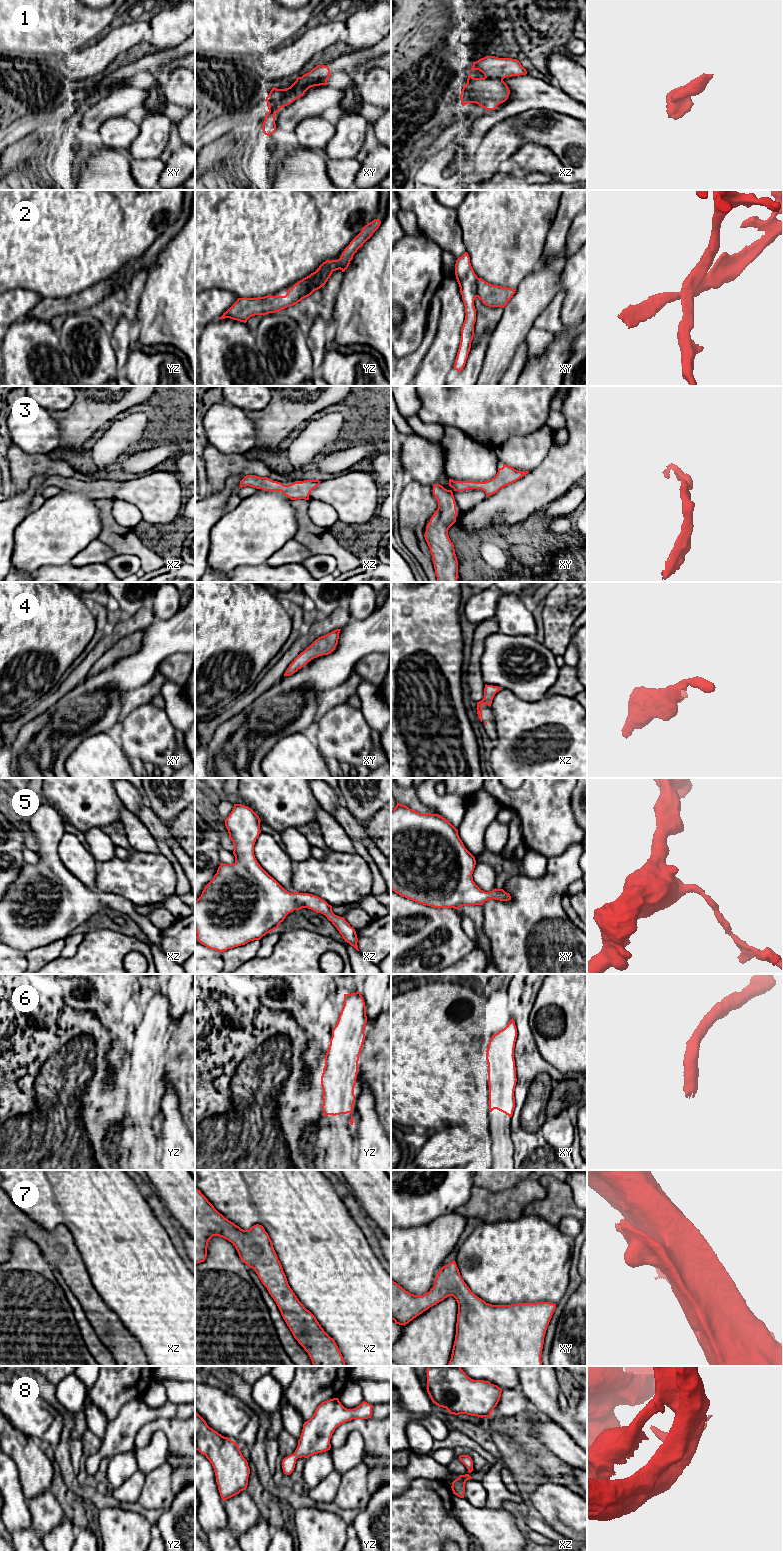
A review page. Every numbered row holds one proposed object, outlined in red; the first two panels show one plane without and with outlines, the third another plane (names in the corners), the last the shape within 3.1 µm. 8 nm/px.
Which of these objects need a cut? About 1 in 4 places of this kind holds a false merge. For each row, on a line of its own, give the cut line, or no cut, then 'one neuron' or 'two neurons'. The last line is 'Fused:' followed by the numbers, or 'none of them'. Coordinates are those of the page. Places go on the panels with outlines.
1: no cut; one neuron
2: cut in yz along (330, 261), (319, 276), (316, 288), (310, 293); two neurons
3: no cut; one neuron
4: no cut; one neuron
5: no cut; one neuron
6: no cut; one neuron
7: no cut; one neuron
8: no cut; one neuron
Fused: 2

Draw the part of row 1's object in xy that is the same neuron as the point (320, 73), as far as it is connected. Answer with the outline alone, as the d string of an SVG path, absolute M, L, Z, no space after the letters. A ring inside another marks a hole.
M317 65L310 72L302 77L297 77L296 81L286 89L272 88L265 101L268 103L269 112L265 116L262 130L269 136L276 132L275 114L283 107L291 104L300 98L305 92L314 86L328 85L327 80L330 77L330 69L325 65Z

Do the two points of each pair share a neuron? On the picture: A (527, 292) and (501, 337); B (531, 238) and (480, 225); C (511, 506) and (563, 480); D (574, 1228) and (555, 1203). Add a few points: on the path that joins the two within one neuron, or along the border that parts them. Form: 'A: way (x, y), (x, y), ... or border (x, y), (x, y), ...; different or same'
A: way (527, 303), (512, 326); same
B: way (518, 233), (511, 233), (503, 225), (493, 225); same
C: way (524, 497), (550, 480); same
D: way (569, 1222), (568, 1217), (560, 1209); same

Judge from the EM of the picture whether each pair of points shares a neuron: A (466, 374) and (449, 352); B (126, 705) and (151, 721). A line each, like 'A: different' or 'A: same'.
A: different
B: different

